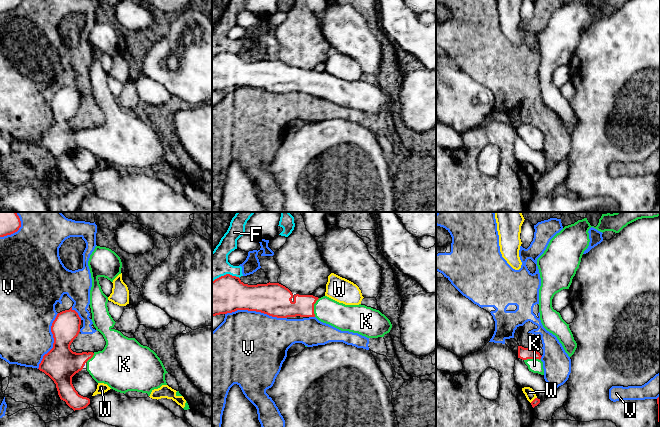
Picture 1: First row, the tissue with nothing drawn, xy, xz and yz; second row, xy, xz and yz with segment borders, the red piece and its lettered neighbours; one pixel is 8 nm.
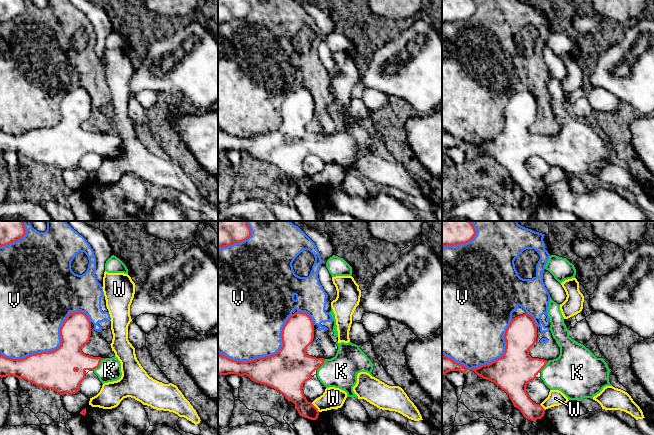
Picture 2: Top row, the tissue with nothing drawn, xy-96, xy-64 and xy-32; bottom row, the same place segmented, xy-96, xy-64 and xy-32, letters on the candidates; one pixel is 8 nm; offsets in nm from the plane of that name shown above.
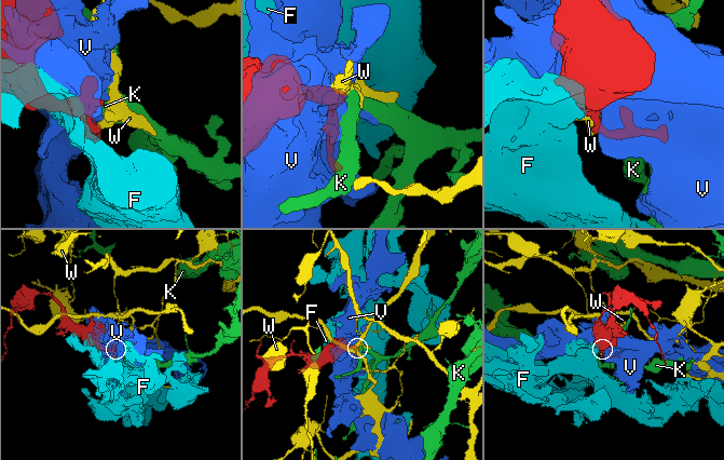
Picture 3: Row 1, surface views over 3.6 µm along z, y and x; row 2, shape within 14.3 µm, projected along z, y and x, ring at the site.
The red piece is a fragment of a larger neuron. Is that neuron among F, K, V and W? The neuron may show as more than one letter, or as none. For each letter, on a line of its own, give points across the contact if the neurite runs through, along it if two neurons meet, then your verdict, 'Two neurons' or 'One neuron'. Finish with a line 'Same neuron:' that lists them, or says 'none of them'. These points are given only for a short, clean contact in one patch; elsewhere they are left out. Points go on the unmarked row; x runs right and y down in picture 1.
F: Two neurons
K: Path across: xz (282, 82), (313, 83), (323, 84), (341, 92). One neuron
V: Two neurons
W: Boundary: yz (536, 173), (530, 178). Two neurons
Same neuron: K

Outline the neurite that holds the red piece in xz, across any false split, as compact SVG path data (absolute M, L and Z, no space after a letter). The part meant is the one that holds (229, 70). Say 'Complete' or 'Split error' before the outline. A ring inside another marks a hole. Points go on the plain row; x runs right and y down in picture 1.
Split error. M226 50L212 57L212 92L237 86L256 87L277 94L316 93L341 107L367 114L384 113L392 100L379 86L345 81L327 72L293 71L279 59L248 61Z

